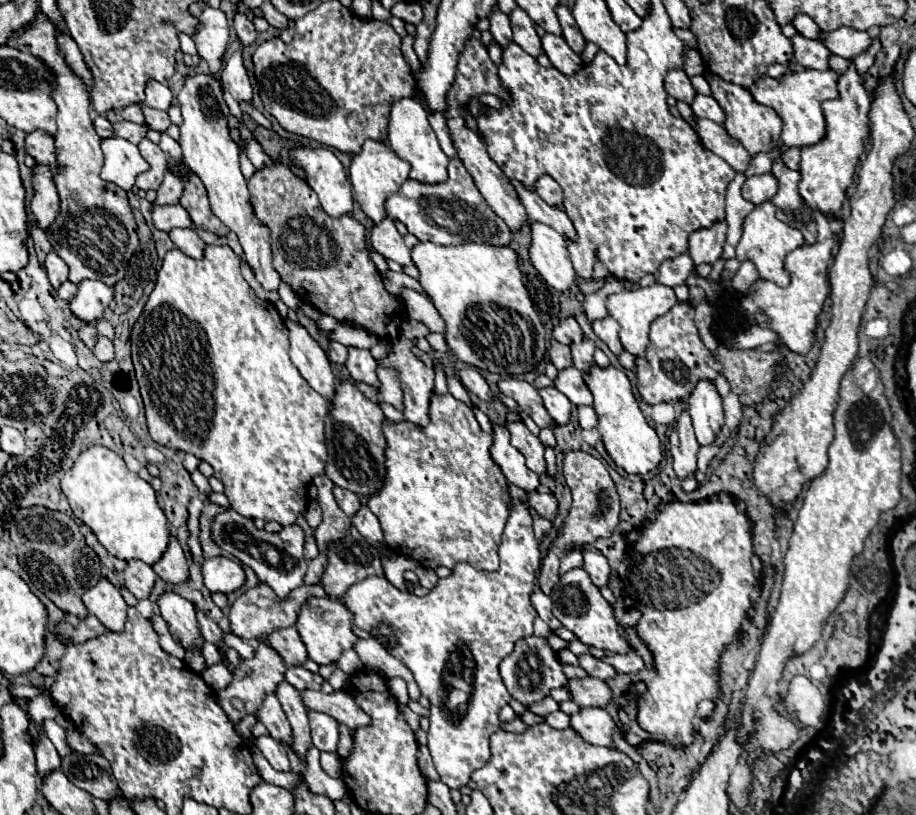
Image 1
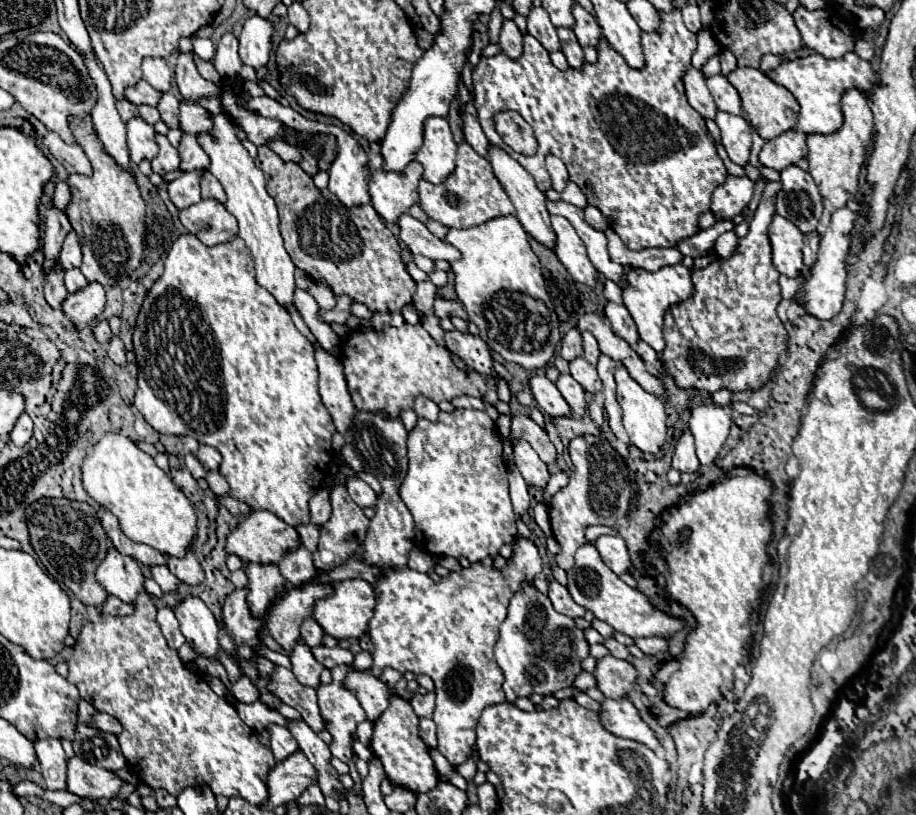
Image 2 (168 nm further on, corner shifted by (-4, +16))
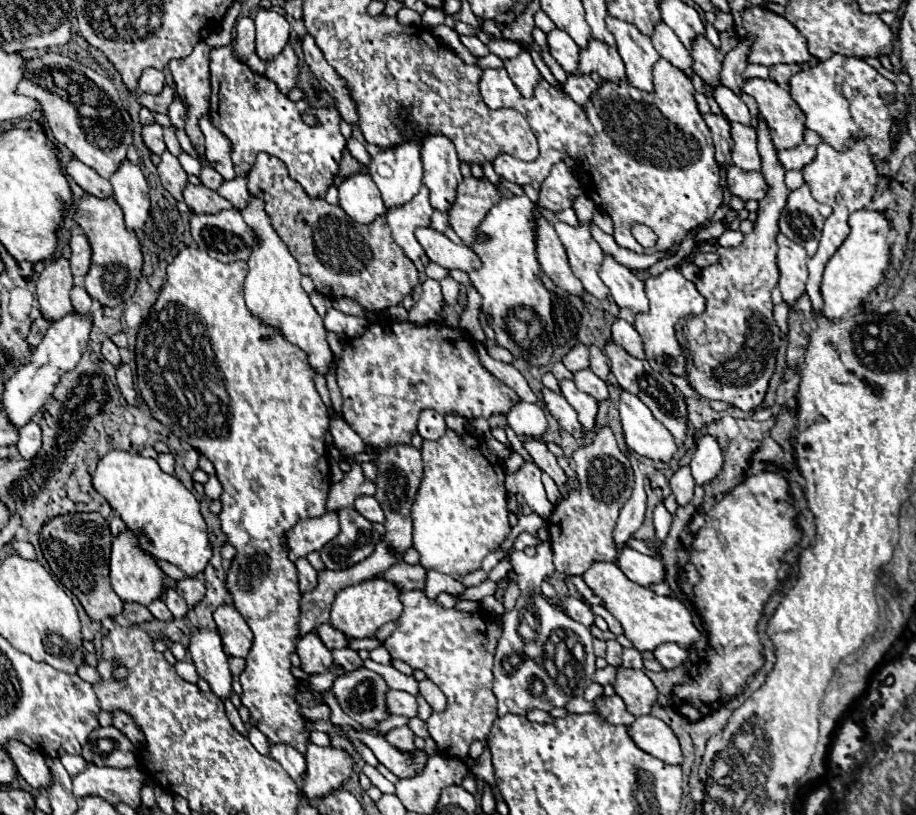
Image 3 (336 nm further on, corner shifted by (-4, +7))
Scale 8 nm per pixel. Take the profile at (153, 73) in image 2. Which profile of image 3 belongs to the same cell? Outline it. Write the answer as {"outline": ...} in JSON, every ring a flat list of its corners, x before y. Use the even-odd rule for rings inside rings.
{"outline":[[144,69,138,81,138,89,142,93,160,93,162,87,164,87,164,73,158,69]]}

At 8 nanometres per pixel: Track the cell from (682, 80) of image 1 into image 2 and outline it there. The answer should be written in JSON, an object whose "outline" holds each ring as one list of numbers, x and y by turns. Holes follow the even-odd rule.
{"outline":[[690,66,690,68,686,70,686,74,684,74,682,80,684,80,684,88,686,88,686,96,688,96,690,106,692,106,700,116,704,116,704,118,714,118,714,114,716,114,718,108,716,108,710,92,708,92,708,88,706,88,706,78,704,78,704,74,702,74,698,68]]}

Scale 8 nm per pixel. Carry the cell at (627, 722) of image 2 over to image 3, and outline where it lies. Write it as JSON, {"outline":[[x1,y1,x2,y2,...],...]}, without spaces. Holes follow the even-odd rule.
{"outline":[[652,715,636,717,634,725,630,725,630,737,640,749,658,757,660,761,668,765,682,765,682,751,678,737,664,721]]}

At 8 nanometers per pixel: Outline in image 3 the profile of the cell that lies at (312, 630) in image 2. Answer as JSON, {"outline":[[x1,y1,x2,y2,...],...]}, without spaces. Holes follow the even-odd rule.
{"outline":[[324,623,324,625,316,627,316,633,320,635,320,639,324,641,324,645,326,645,328,649,342,649,342,647,348,647,350,637,344,637,344,633,340,633,338,629,332,629,330,623]]}

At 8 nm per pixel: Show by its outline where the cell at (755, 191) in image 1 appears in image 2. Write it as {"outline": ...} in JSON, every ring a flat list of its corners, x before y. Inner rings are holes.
{"outline":[[788,130,780,134,778,138,766,140,762,152,760,152,760,164,772,170,784,170,786,166,798,164,800,158,806,156,806,134]]}

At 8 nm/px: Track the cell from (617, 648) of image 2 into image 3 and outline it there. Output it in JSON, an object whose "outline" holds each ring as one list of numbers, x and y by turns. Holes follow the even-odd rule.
{"outline":[[632,647,632,649,624,649,624,657,622,657,622,667,630,667,630,669,644,669,640,651,636,651,634,647]]}

